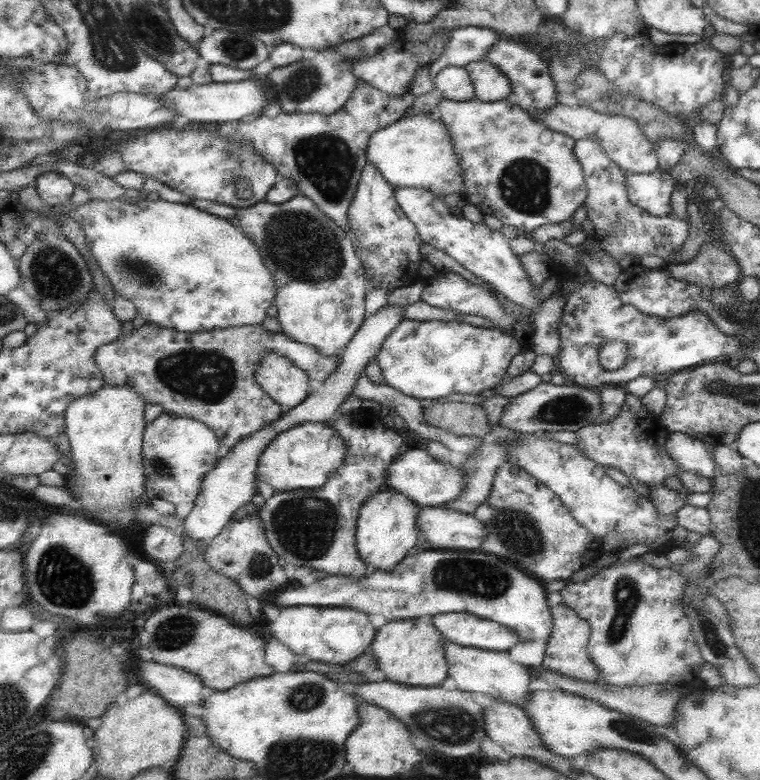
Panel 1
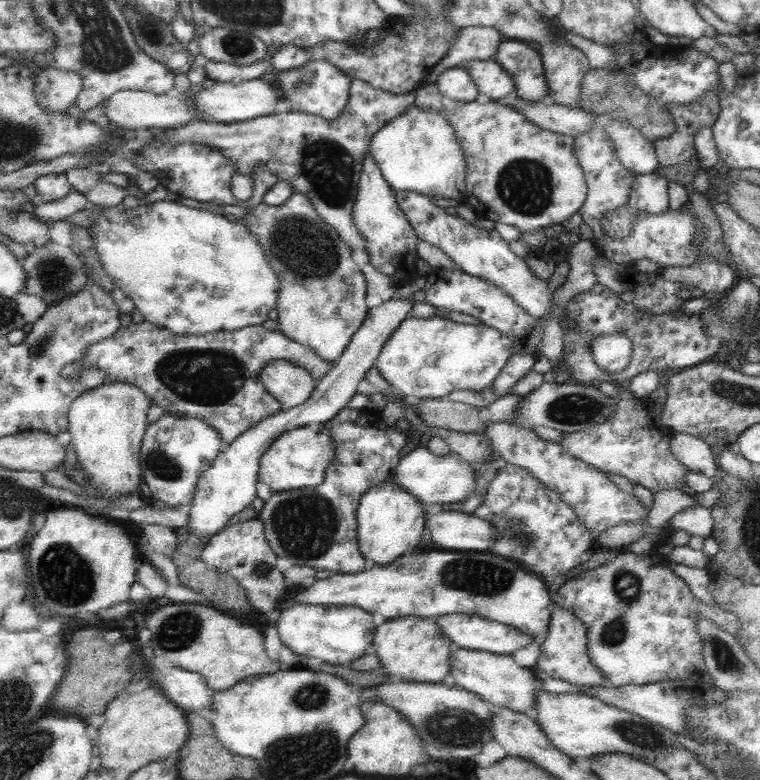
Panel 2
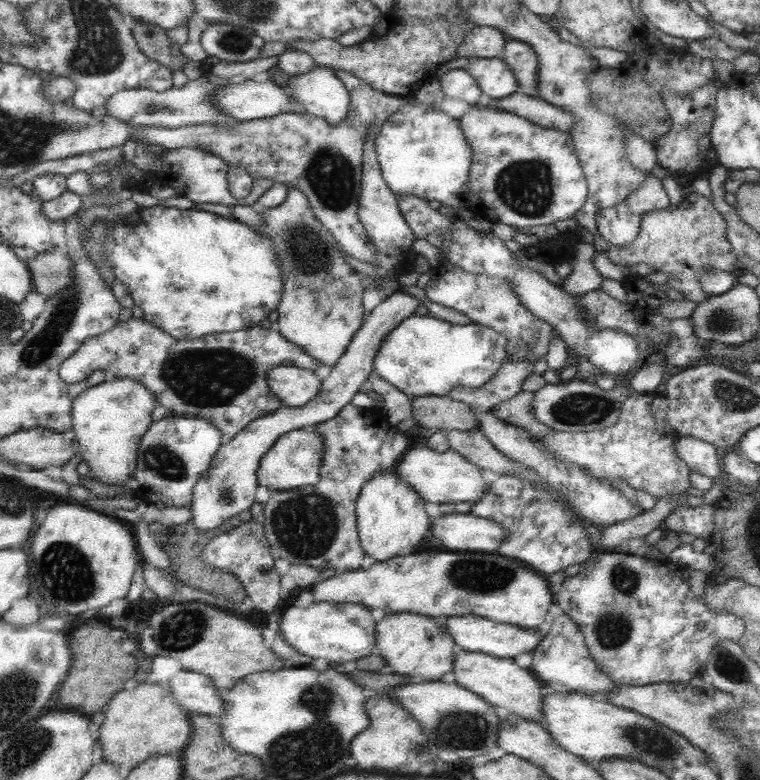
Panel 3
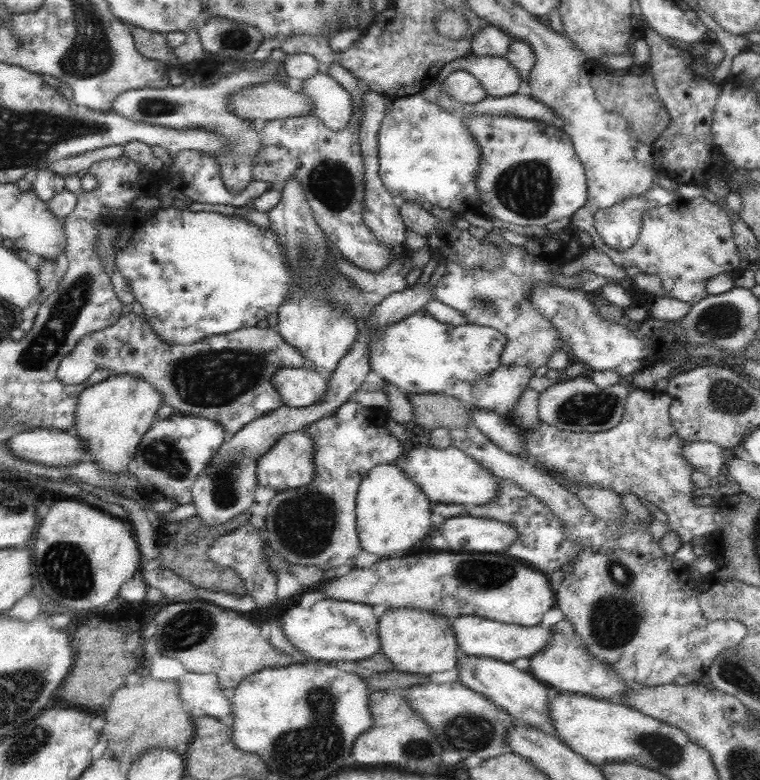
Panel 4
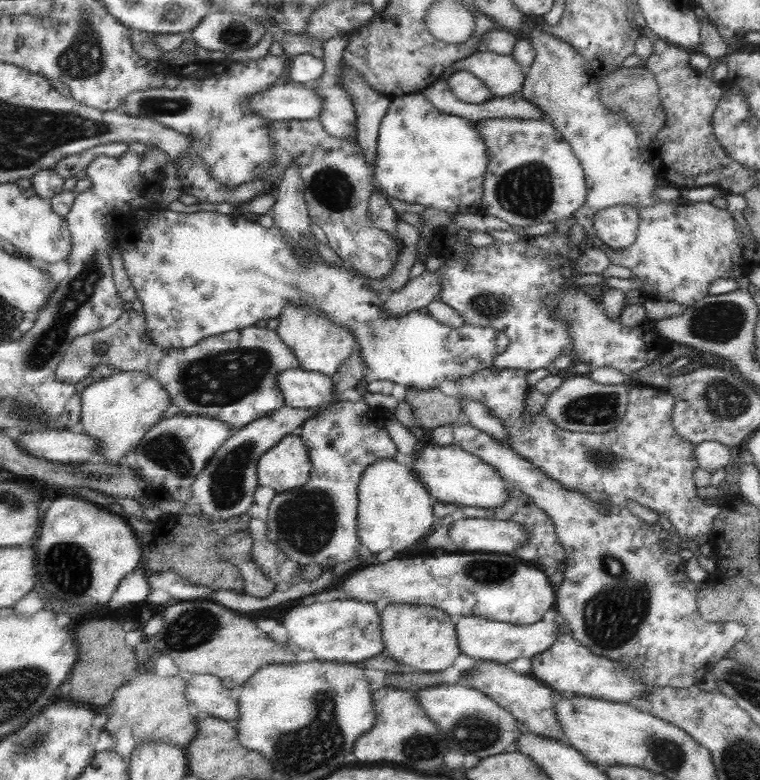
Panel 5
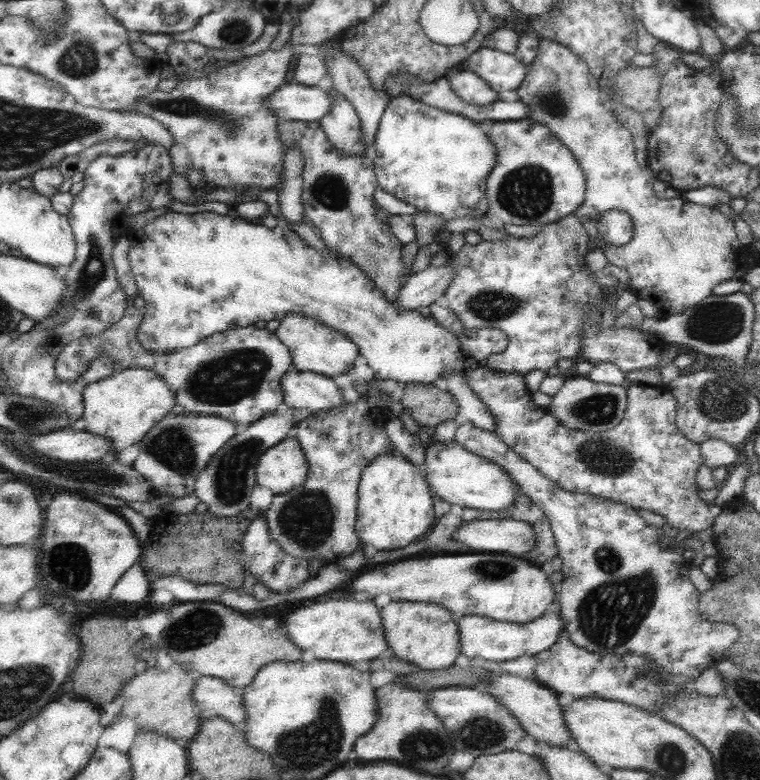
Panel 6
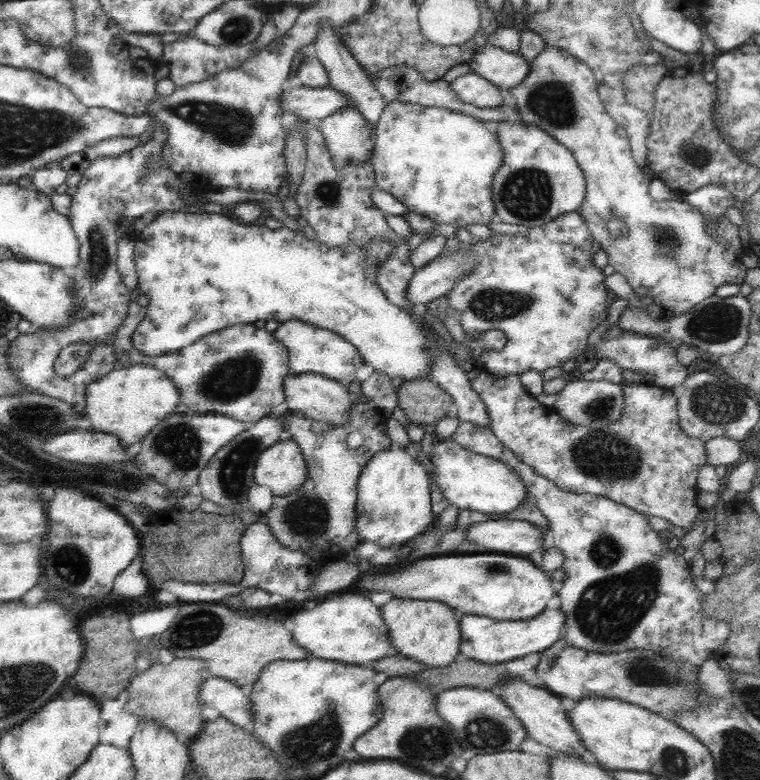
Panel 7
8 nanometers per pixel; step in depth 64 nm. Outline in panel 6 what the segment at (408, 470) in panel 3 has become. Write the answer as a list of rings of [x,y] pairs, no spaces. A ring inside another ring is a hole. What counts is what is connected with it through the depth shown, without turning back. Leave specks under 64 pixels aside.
[[[433,442],[425,450],[425,464],[421,466],[425,472],[425,480],[435,498],[445,500],[447,504],[457,504],[463,510],[479,510],[479,512],[501,512],[511,508],[517,500],[517,486],[511,476],[495,462],[489,462],[455,442]]]

